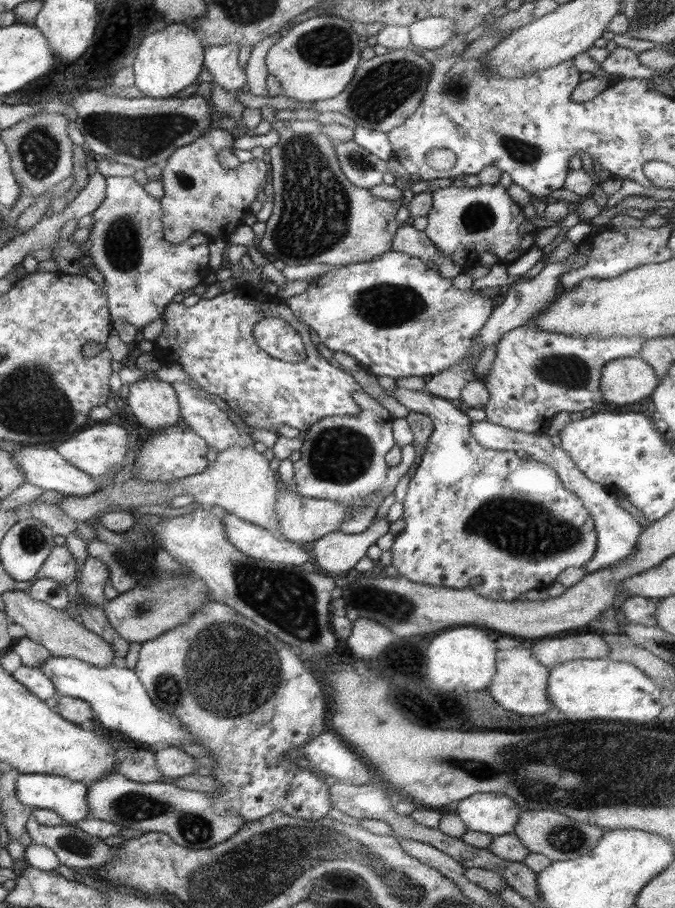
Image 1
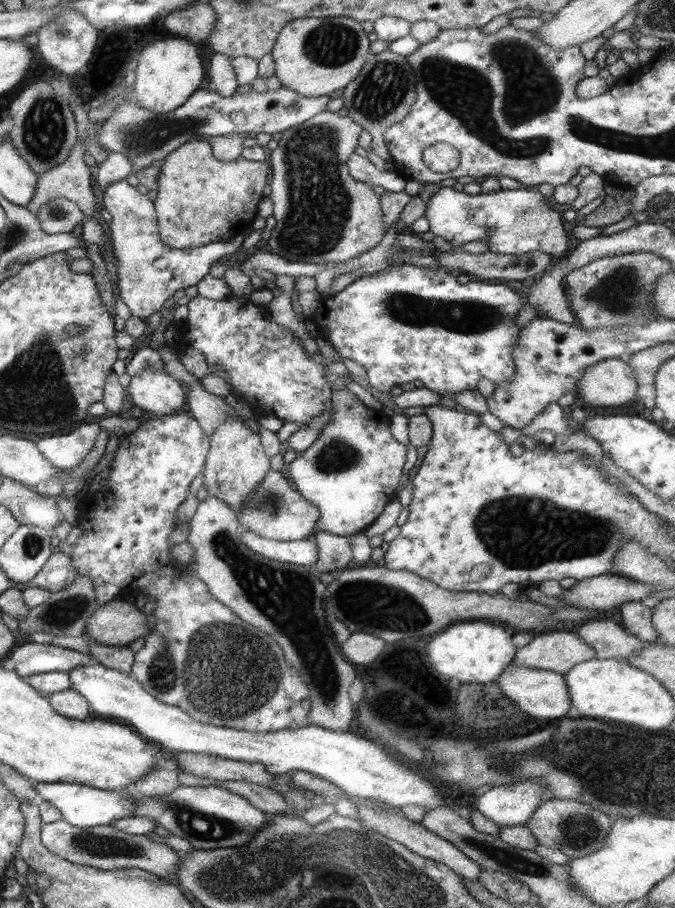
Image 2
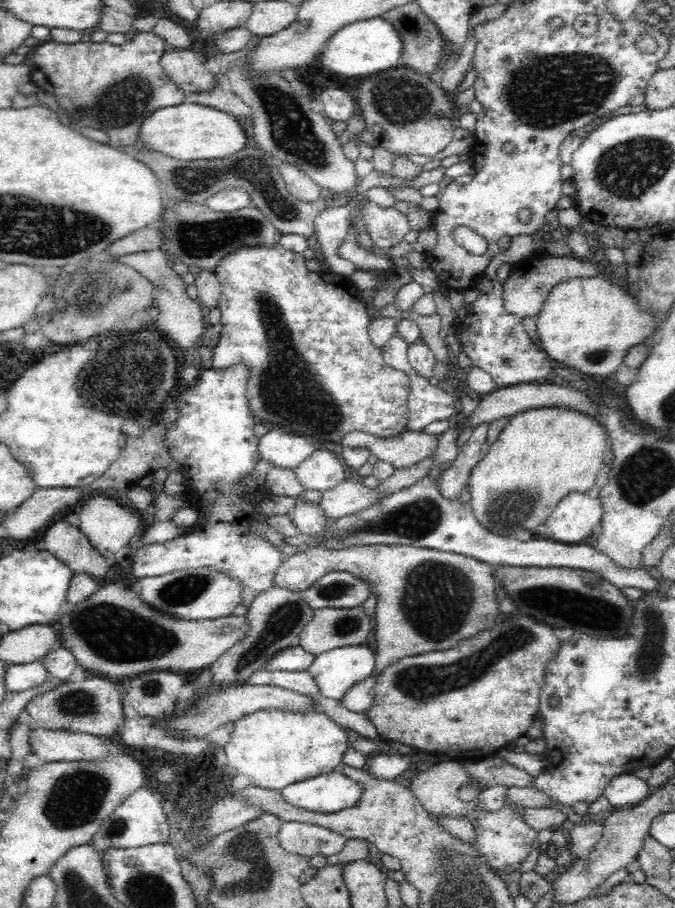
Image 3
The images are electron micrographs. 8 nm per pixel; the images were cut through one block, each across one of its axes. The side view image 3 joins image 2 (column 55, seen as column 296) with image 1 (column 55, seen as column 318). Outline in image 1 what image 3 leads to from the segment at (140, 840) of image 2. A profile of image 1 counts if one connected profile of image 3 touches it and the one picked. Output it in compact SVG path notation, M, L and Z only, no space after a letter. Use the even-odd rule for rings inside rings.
M30 816L24 824L25 833L29 834L30 844L43 845L52 850L58 858L60 864L69 868L95 868L105 861L116 857L116 846L111 847L103 843L103 839L89 836L79 828L71 828L68 824L55 826L45 826L37 824L36 820Z

